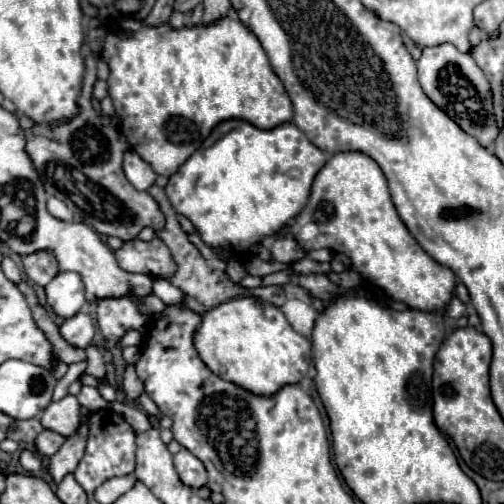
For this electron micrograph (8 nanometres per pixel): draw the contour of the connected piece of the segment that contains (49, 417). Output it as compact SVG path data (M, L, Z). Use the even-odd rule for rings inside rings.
M66 395L60 401L52 401L44 409L44 413L40 417L40 423L44 425L44 429L56 431L64 437L70 437L80 425L80 405L78 405L76 397Z

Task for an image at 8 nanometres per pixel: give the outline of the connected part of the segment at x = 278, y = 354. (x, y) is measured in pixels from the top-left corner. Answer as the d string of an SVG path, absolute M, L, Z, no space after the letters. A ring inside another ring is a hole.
M254 295L234 297L208 309L194 333L194 345L212 373L258 395L270 395L282 385L298 383L308 373L312 359L310 339L296 333L276 305L258 307Z

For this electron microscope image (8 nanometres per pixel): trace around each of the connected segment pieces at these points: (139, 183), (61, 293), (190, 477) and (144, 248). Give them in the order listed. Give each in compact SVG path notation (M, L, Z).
M134 151L124 153L124 173L126 179L138 191L148 191L156 181L156 173L152 171L152 167L146 161L142 161Z
M70 271L58 273L46 285L46 299L58 317L62 319L74 317L86 305L84 285L78 273L70 273Z
M182 449L174 455L174 467L176 467L176 471L178 471L184 485L194 487L194 489L206 485L206 479L208 479L206 467L188 449Z
M158 237L148 243L140 239L126 241L122 249L118 249L114 255L118 259L118 265L128 273L144 273L164 279L174 273L174 261L170 257L170 251Z

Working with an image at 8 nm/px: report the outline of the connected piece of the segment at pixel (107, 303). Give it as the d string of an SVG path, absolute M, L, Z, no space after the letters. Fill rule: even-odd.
M108 297L98 301L96 321L100 333L108 339L110 345L118 343L118 339L128 329L144 331L148 327L148 317L140 315L136 303L130 301L128 297Z

